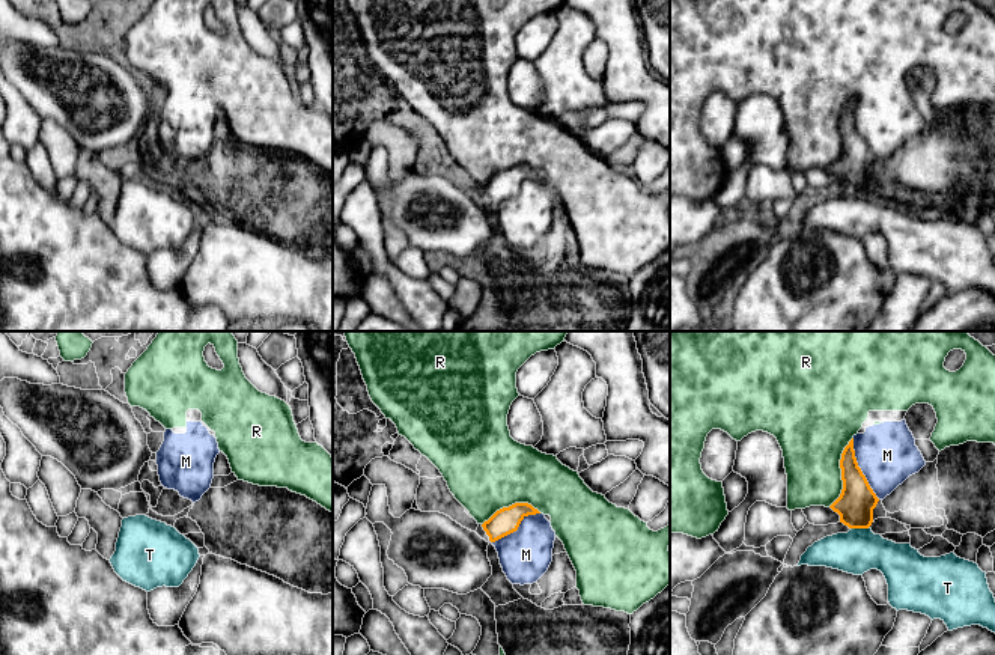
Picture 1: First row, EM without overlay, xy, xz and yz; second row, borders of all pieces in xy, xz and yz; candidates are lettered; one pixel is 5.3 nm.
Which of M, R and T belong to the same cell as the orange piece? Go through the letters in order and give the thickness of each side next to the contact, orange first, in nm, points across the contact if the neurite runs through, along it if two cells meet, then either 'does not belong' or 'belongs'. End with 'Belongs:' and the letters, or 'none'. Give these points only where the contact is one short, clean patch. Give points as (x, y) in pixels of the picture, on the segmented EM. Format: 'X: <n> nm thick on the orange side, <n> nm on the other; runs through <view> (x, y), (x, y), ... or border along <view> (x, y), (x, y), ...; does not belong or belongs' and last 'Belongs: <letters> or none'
M: 200 nm thick on the orange side, 320 nm on the other; border along yz (852, 438), (857, 466), (879, 499); does not belong
R: 200 nm thick on the orange side, 360 nm on the other; does not belong
T: 200 nm thick on the orange side, 240 nm on the other; border along yz (869, 526), (851, 529); does not belong
Belongs: none

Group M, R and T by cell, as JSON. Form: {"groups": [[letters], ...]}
{"groups": [["M", "R"], ["T"]]}

